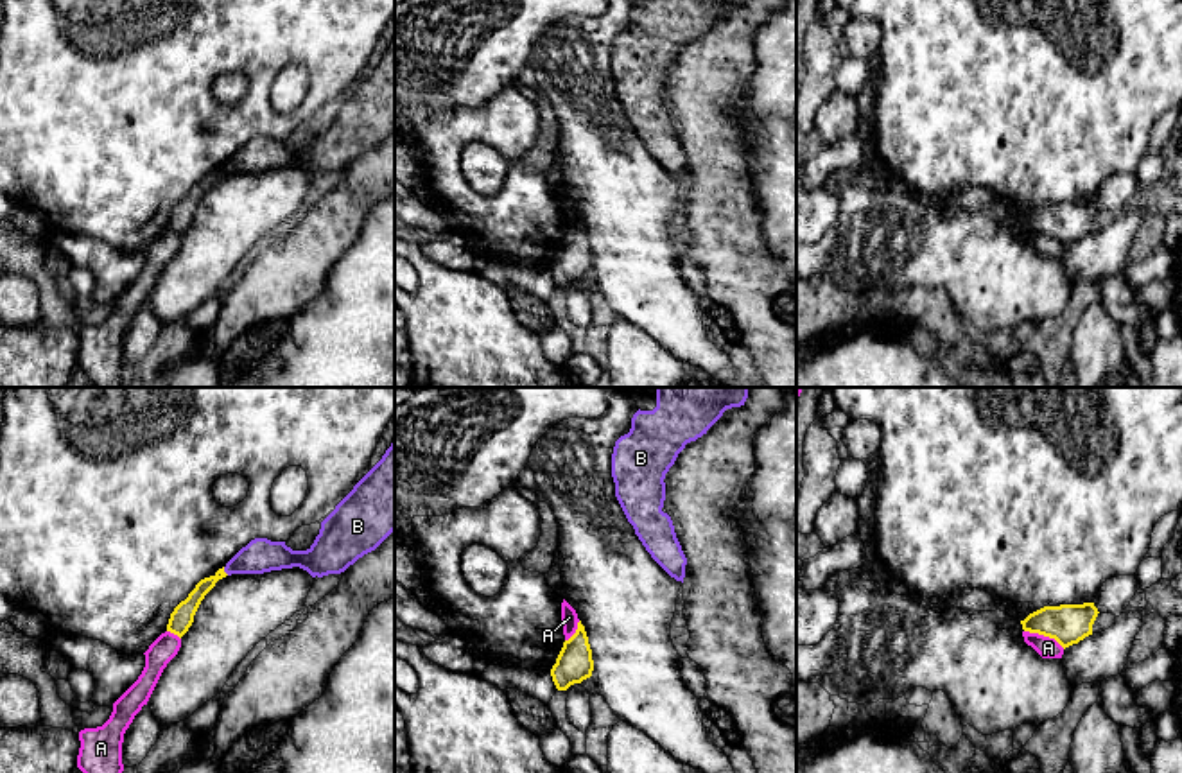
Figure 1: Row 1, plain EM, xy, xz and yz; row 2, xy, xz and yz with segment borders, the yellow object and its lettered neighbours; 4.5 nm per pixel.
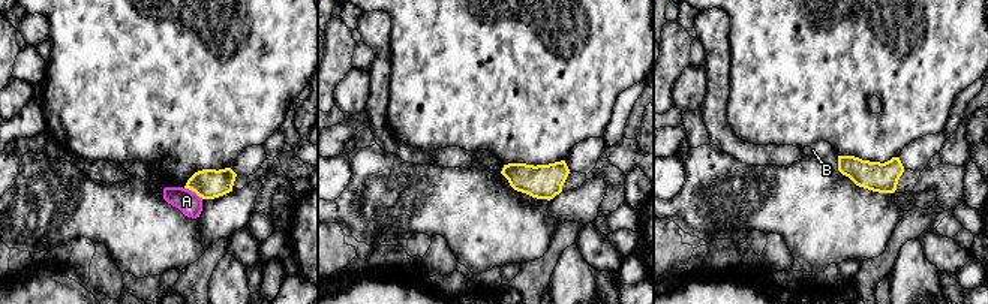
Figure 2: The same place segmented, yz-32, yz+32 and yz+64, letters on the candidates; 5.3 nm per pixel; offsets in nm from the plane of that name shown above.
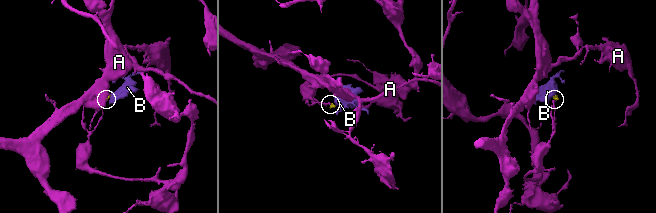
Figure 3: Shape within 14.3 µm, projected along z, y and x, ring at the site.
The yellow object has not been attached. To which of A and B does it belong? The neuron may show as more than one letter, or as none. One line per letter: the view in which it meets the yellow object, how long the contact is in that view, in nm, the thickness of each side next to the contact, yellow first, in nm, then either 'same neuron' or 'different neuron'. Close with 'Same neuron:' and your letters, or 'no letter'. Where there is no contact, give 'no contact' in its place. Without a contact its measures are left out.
A: meets yellow in yz; contact 200 nm long; 180 nm thick on the yellow side, 100 nm on the other; different neuron
B: meets yellow in xy; contact 50 nm long; 90 nm thick on the yellow side, 160 nm on the other; same neuron
Same neuron: B

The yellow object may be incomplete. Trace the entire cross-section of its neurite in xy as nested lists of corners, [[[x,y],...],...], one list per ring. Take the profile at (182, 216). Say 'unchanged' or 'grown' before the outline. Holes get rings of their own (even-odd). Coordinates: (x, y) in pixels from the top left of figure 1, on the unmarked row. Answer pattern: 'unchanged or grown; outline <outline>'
grown; outline [[[395,39],[382,57],[321,120],[319,133],[307,149],[292,149],[285,140],[255,136],[213,174],[201,178],[170,212],[167,230],[179,237],[188,230],[204,194],[231,172],[264,172],[300,165],[312,176],[341,172],[364,152],[375,149],[395,129]]]

